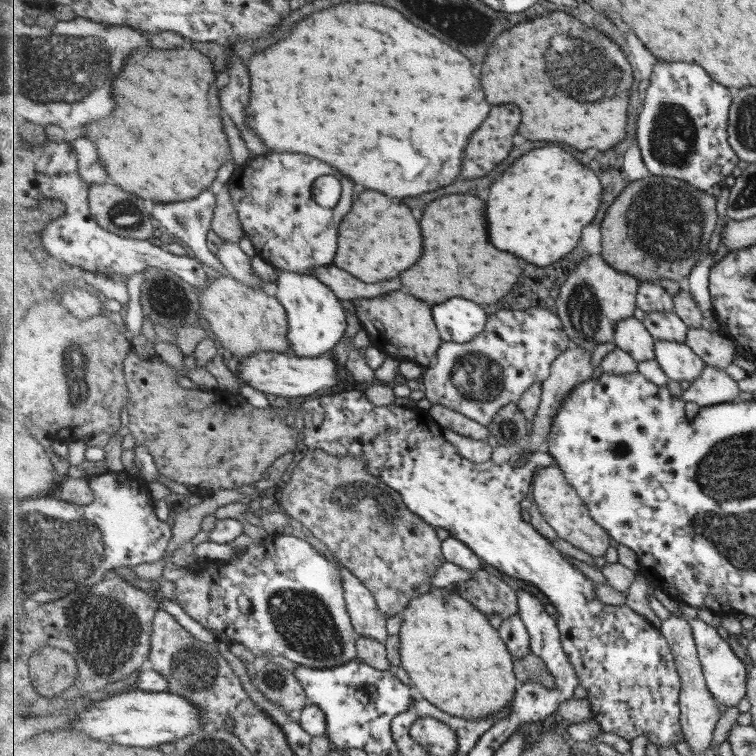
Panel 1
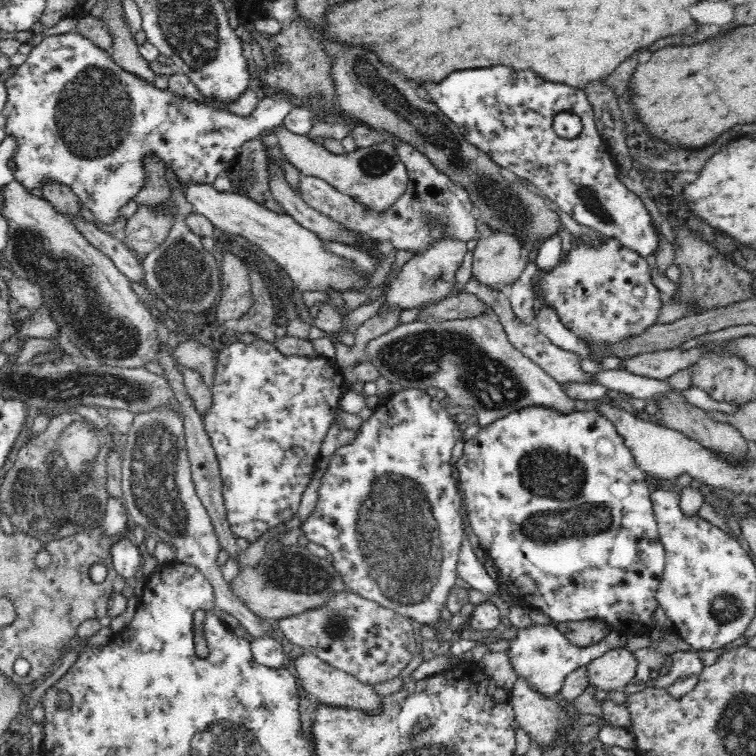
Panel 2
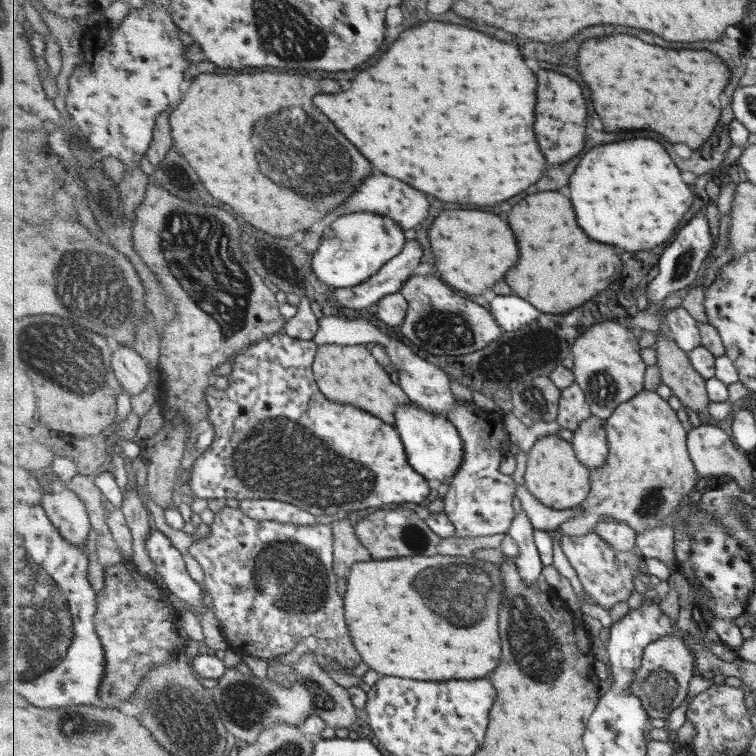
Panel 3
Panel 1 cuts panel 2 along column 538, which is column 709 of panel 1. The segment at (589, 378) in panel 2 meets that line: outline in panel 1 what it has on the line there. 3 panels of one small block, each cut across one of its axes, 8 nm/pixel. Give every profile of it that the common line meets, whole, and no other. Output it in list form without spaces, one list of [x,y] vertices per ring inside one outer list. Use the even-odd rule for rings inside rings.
[[[706,326],[691,328],[686,343],[706,364],[723,370],[735,360],[736,345],[727,335],[721,335]]]

